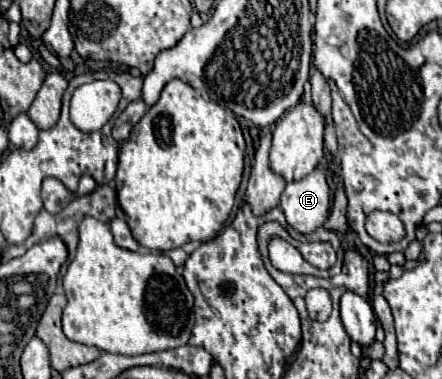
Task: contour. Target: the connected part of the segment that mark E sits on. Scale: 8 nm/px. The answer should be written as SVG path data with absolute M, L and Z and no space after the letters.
M316 167L310 175L286 183L280 207L288 225L300 233L312 233L324 225L330 211L330 187L324 169Z

